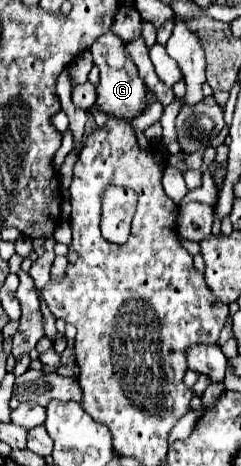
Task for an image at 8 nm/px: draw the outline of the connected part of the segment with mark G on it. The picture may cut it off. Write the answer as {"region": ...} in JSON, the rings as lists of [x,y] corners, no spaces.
{"region":[[[109,31],[103,37],[99,37],[89,51],[93,55],[95,65],[101,71],[101,83],[97,87],[95,109],[99,109],[107,117],[113,117],[119,121],[133,121],[135,117],[141,117],[147,107],[147,85],[139,77],[135,63],[129,59],[129,55],[125,51],[125,43],[115,33]]]}

